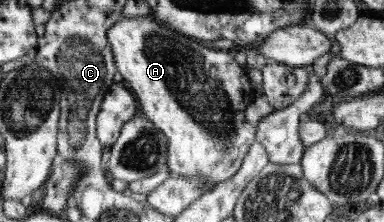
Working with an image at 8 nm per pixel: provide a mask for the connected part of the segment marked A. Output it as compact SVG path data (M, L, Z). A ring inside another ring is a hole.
M138 16L133 18L122 17L117 22L114 22L108 28L106 32L106 38L110 43L113 58L116 64L117 71L123 76L124 83L129 86L130 90L135 91L136 98L140 101L140 110L150 118L150 122L166 134L166 140L168 140L168 160L166 161L166 167L170 170L170 175L175 176L198 176L204 180L203 194L208 194L216 188L216 184L227 181L228 178L232 178L239 172L240 166L243 165L244 157L250 152L251 145L256 141L256 128L252 124L246 121L246 108L254 102L254 92L250 88L250 82L248 82L248 76L246 72L240 68L240 64L226 52L222 52L221 49L210 50L210 48L204 48L202 44L198 44L198 39L182 34L179 31L172 30L171 27L157 22L152 16Z

